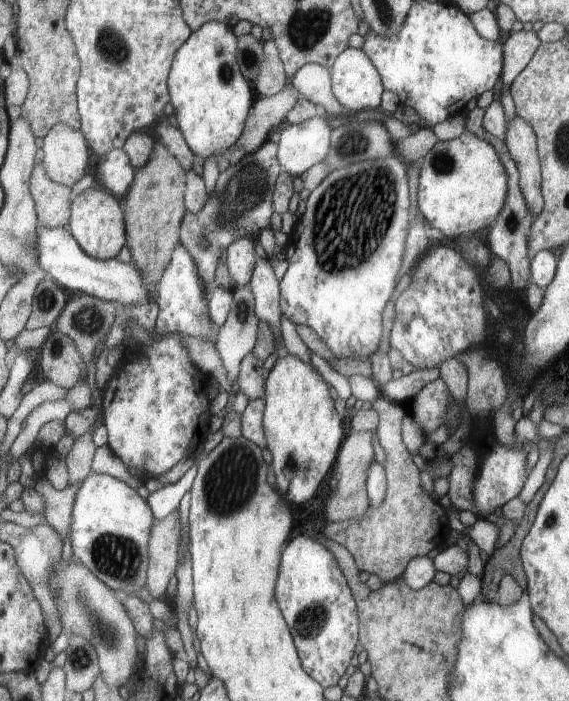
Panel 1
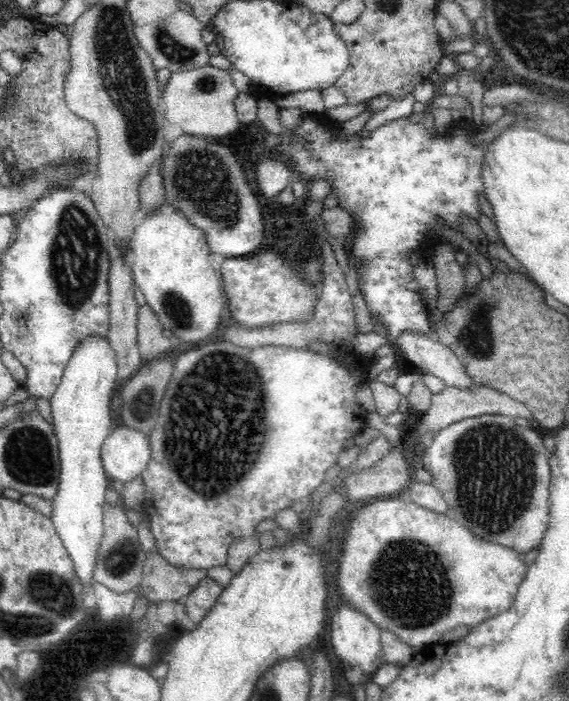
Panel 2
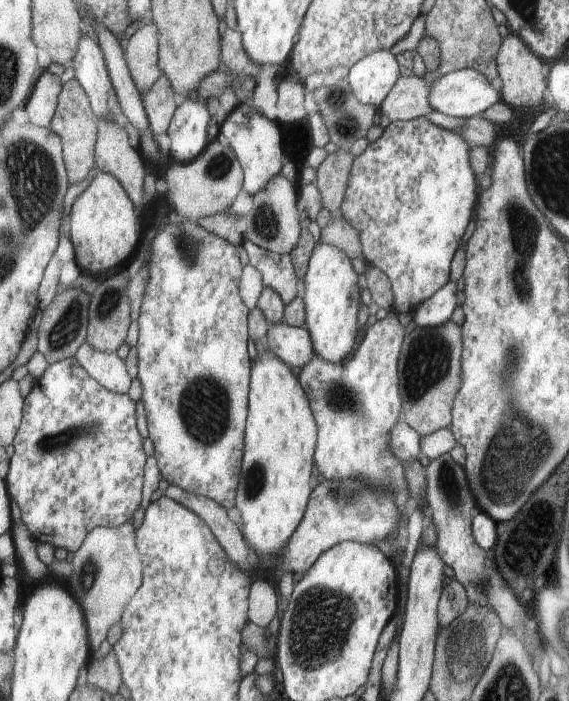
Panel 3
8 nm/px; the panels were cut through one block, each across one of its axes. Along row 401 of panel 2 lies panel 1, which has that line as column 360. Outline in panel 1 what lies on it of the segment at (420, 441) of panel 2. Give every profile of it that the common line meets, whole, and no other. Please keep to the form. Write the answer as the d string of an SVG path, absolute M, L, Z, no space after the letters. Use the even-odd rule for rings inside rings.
M370 431L350 432L341 445L340 453L337 454L337 462L333 464L332 473L334 481L331 490L323 504L325 520L330 522L340 520L355 520L365 514L368 507L367 480L369 464L373 462L374 448L372 446L372 434Z

